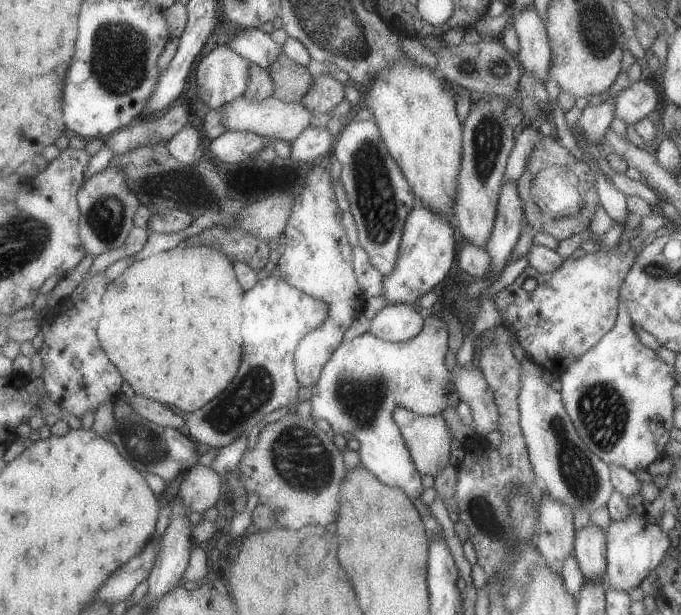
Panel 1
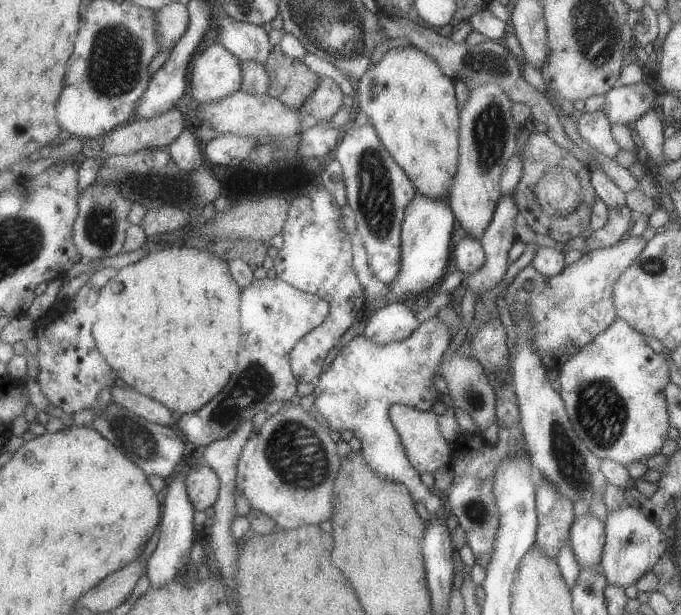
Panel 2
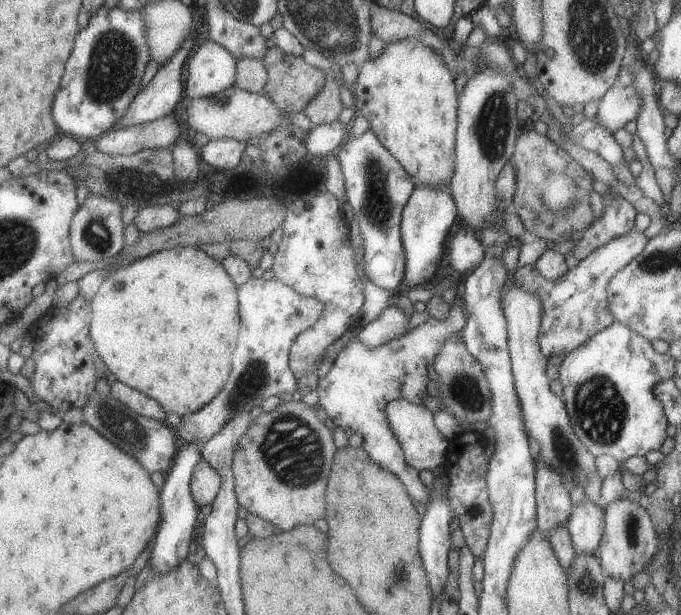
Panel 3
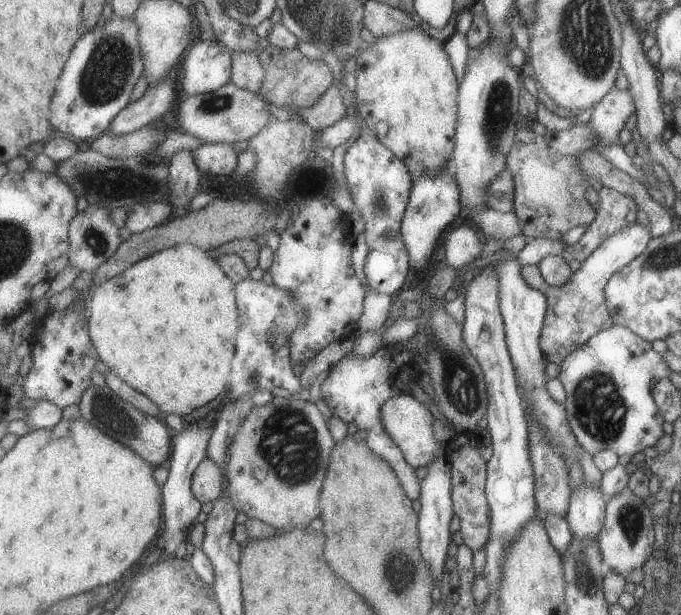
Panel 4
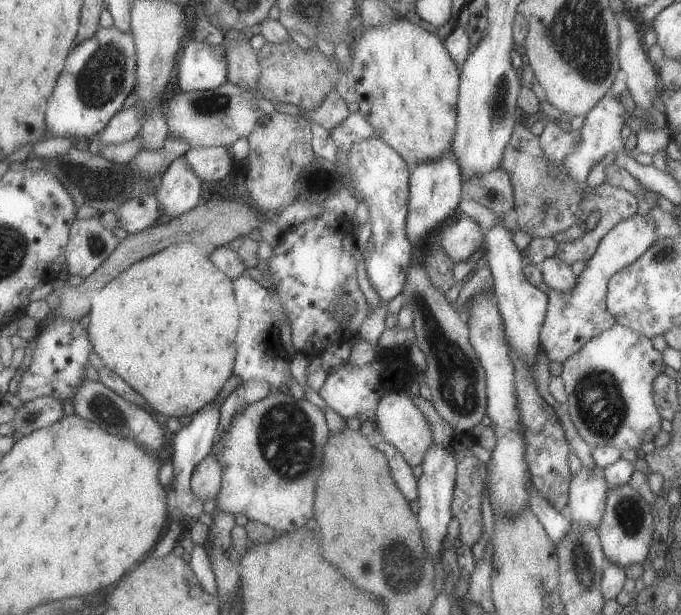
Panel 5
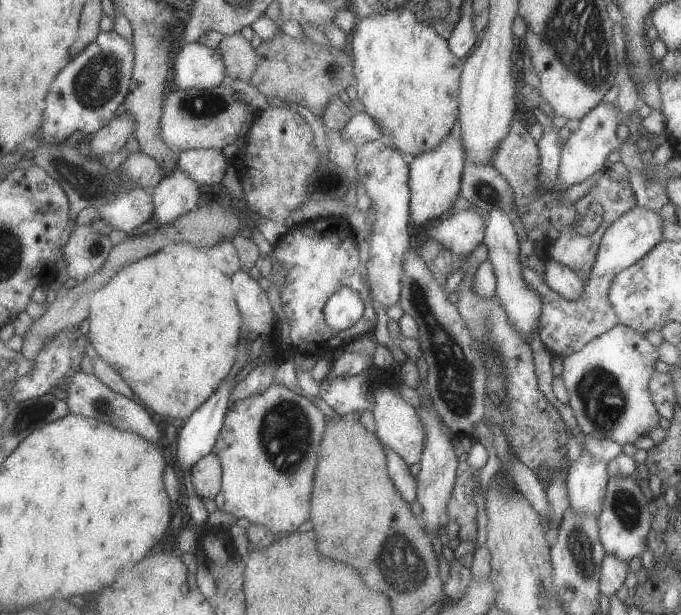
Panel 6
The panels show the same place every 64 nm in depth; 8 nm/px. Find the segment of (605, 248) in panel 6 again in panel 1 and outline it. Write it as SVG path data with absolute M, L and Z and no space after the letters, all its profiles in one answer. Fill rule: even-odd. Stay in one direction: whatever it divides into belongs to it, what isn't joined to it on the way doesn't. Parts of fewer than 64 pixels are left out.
M613 248L607 251L600 250L595 254L586 254L584 258L577 260L566 259L558 270L551 274L541 274L528 265L510 286L498 292L495 297L496 306L502 319L511 322L518 342L526 351L527 356L546 372L558 377L563 369L593 348L616 325L620 306L619 287L636 258L637 252L632 248L628 252ZM527 278L535 278L538 281L534 292L526 292L522 288Z

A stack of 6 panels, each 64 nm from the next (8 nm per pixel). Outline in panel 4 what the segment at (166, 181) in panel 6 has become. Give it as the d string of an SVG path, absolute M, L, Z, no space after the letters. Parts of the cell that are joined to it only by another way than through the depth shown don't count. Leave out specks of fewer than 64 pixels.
M191 152L174 154L169 162L169 203L179 209L188 209L192 199L200 193L200 177Z

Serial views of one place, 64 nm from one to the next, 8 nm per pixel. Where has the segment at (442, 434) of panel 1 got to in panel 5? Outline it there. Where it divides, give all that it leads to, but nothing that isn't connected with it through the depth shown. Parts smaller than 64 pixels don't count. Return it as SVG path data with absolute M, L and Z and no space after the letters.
M390 391L382 396L376 409L377 436L384 438L388 444L398 448L406 462L411 466L422 464L424 454L434 444L432 429L420 408L412 402L406 392Z

